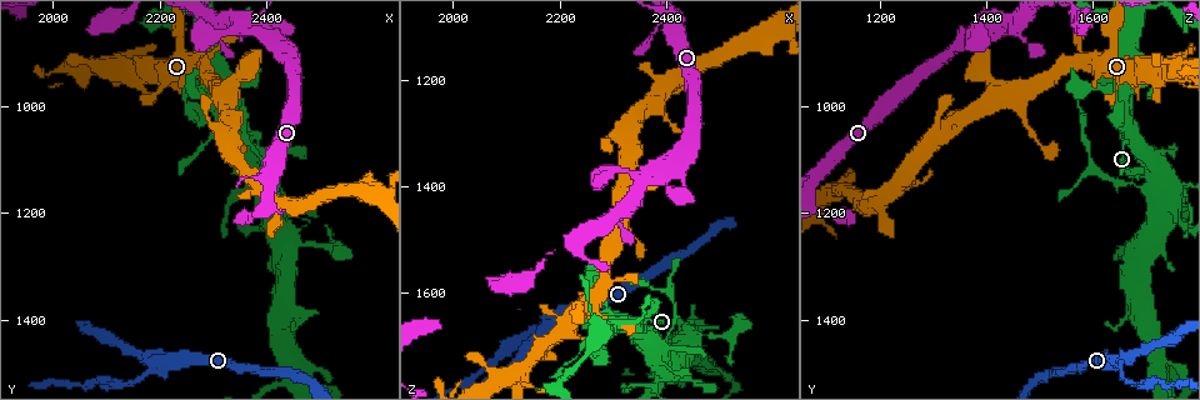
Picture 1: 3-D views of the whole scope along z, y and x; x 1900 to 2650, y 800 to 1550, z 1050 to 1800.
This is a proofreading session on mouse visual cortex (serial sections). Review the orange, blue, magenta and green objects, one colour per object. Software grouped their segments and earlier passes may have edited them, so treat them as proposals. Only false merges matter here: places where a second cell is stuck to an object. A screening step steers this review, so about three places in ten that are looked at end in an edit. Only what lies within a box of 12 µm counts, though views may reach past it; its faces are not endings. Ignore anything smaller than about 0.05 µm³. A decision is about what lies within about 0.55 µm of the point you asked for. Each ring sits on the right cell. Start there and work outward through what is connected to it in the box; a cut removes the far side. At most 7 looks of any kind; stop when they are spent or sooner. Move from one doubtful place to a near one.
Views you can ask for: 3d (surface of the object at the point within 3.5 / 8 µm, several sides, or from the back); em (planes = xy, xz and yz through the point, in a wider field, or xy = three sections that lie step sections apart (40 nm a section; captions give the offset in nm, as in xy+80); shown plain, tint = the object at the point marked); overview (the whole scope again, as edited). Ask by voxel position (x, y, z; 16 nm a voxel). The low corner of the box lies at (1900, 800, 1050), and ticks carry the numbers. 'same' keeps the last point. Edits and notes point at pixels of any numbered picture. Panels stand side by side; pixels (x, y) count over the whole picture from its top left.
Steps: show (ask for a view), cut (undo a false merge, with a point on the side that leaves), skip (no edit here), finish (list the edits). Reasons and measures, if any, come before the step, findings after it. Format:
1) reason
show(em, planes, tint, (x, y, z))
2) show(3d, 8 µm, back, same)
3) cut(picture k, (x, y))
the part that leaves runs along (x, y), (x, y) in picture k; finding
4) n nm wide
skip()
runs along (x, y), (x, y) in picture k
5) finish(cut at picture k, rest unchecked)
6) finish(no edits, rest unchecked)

two arms in line, one across
show(3d, 8 µm, (2200, 1480, 1650))

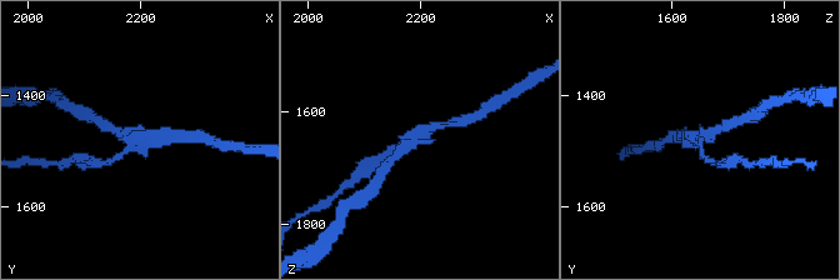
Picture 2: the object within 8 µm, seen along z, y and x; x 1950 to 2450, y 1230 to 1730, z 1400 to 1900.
now the EM
show(em, xy, step 2, tint, (2190, 1485, 1650))

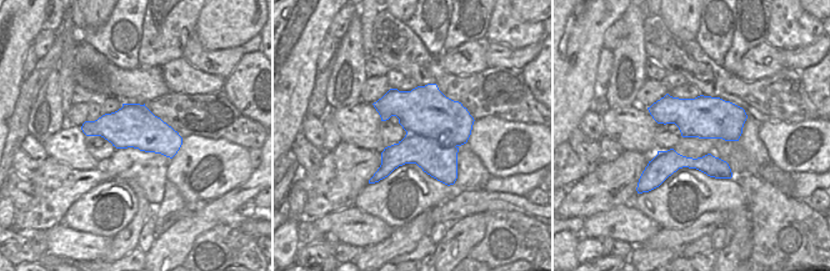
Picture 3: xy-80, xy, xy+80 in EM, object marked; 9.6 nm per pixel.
cut(picture 2, (109, 161))
two cells meet here

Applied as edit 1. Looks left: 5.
show(3d, 3.5 µm, (2400, 1145, 1710))

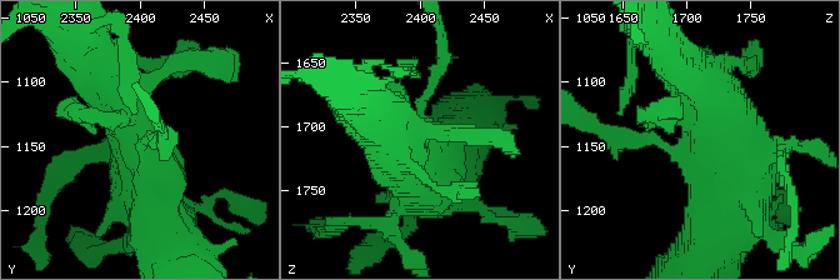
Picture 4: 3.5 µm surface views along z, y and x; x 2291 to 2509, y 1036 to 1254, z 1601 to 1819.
show(em, xy, step 5, tint, same)

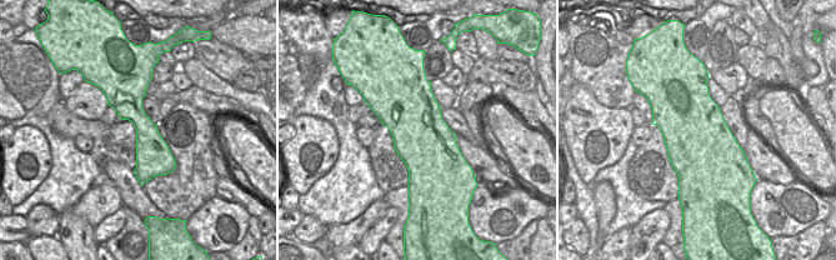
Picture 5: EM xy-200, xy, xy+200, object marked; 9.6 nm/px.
cut(picture 4, (619, 145))
the part that leaves runs along (660, 141), (593, 130) in picture 4; a second cell is stuck on

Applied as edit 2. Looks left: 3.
show(3d, 3.5 µm, (2465, 1490, 1730))

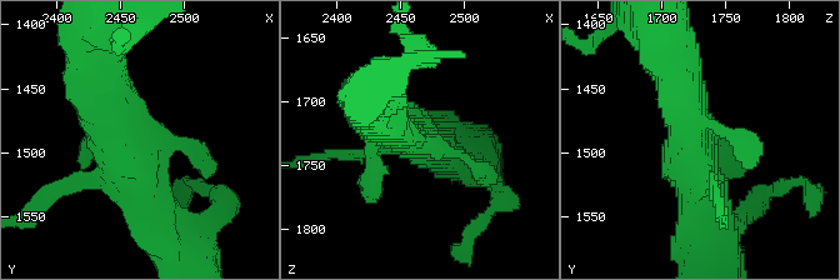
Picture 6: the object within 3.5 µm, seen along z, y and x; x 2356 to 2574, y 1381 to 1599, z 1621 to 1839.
show(em, xy, step 1, tint, (2464, 1490, 1728))

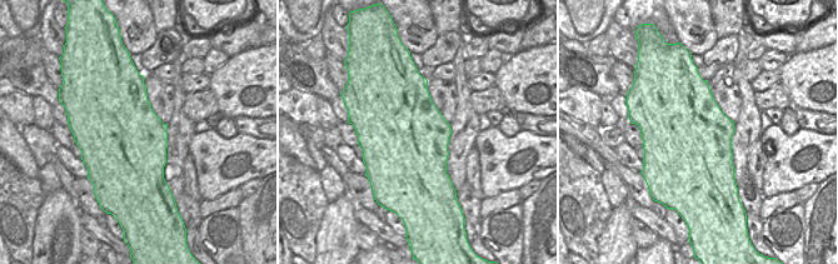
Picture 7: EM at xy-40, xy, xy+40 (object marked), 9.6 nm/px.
850 nm wide
skip()
runs along (98, 99), (205, 164) in picture 6; one cell here

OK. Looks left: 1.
finish(cut at picture 2, cut at picture 4, rest unchecked)

